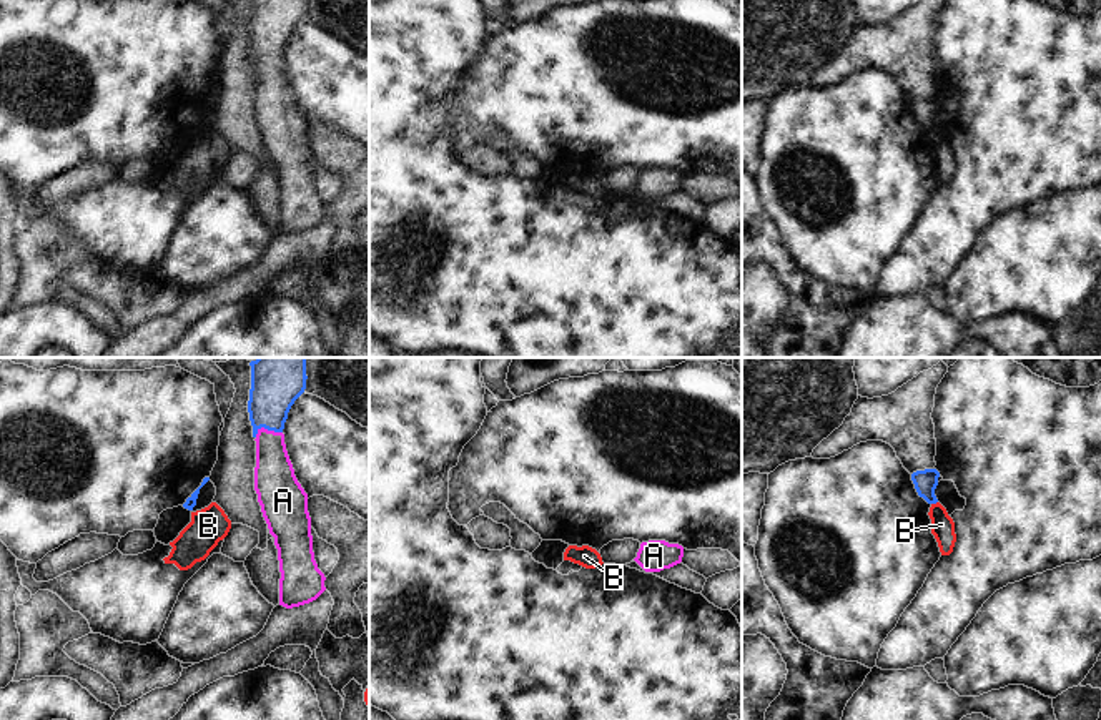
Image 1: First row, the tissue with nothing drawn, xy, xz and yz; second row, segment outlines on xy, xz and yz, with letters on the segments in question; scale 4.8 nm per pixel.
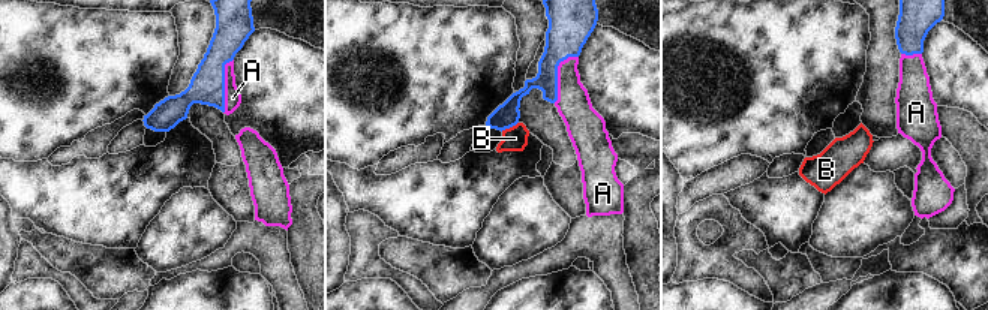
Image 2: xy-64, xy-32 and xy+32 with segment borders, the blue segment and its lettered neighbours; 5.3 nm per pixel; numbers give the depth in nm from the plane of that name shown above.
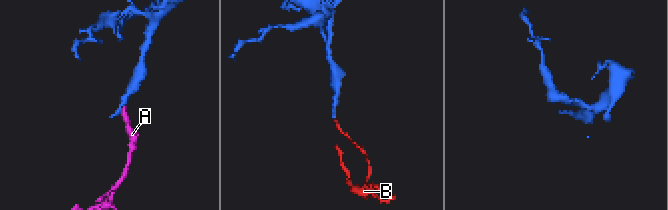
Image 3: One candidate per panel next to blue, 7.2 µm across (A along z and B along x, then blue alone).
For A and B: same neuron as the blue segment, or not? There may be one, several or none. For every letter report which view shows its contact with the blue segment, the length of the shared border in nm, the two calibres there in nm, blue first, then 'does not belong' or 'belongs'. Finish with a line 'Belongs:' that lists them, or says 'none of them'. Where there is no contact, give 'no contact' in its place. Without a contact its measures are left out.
A: xy | 140 nm | 220/190 nm | belongs
B: yz | 40 nm | 110/110 nm | does not belong
Belongs: A

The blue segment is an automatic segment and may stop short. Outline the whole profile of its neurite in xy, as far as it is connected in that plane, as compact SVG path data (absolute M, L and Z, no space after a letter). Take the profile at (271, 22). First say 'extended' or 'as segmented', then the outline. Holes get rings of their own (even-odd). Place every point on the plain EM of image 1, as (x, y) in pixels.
extended | M251 0L248 28L256 68L254 118L279 188L279 233L299 234L324 218L313 180L308 121L294 103L284 72L284 50L306 17L306 0Z

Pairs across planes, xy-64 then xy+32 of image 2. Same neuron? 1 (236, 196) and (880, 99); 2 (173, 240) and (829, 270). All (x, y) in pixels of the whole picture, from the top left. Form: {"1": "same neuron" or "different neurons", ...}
{"1": "same neuron", "2": "different neurons"}

